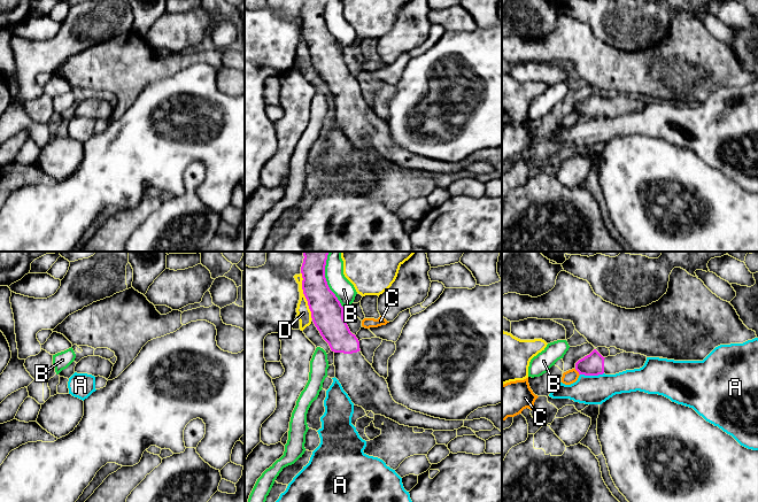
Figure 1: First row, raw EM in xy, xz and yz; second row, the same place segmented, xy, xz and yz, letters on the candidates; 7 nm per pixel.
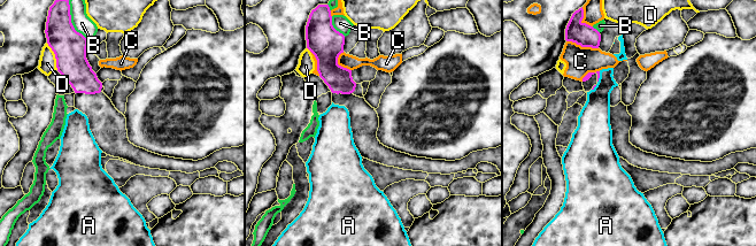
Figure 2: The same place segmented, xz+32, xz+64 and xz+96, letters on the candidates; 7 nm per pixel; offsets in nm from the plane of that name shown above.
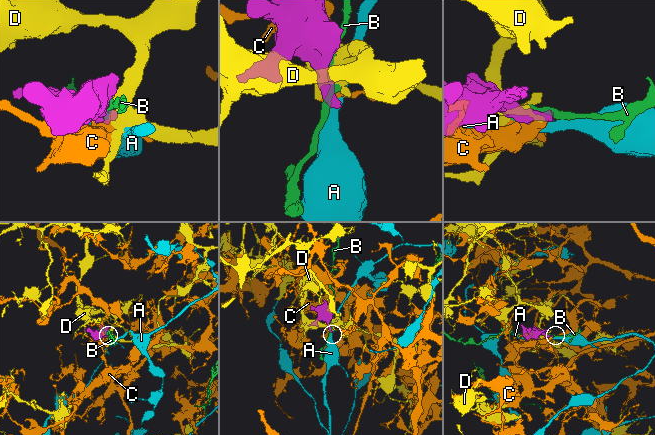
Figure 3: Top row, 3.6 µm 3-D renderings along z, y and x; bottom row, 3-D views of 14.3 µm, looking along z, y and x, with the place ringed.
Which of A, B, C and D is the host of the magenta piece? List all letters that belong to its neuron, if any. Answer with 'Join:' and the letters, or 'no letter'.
Join: no letter

